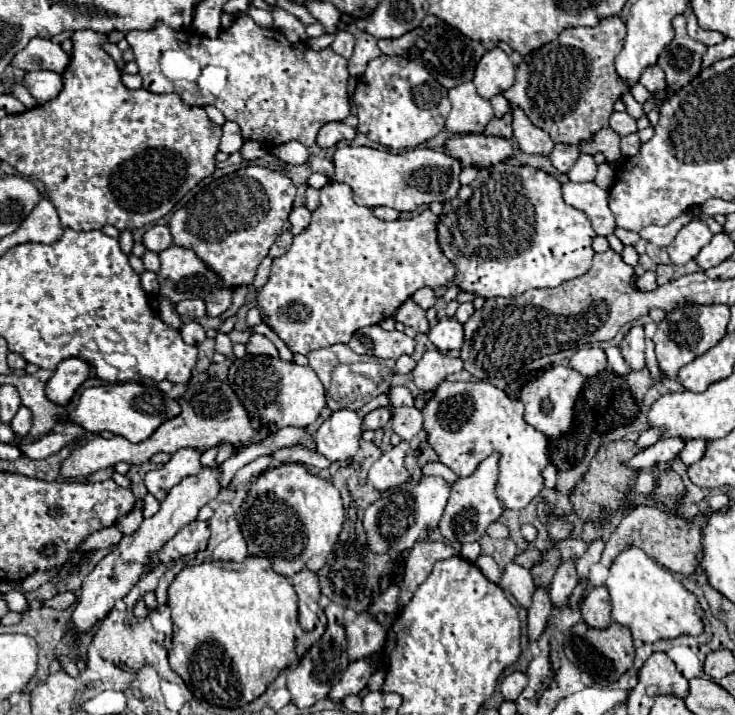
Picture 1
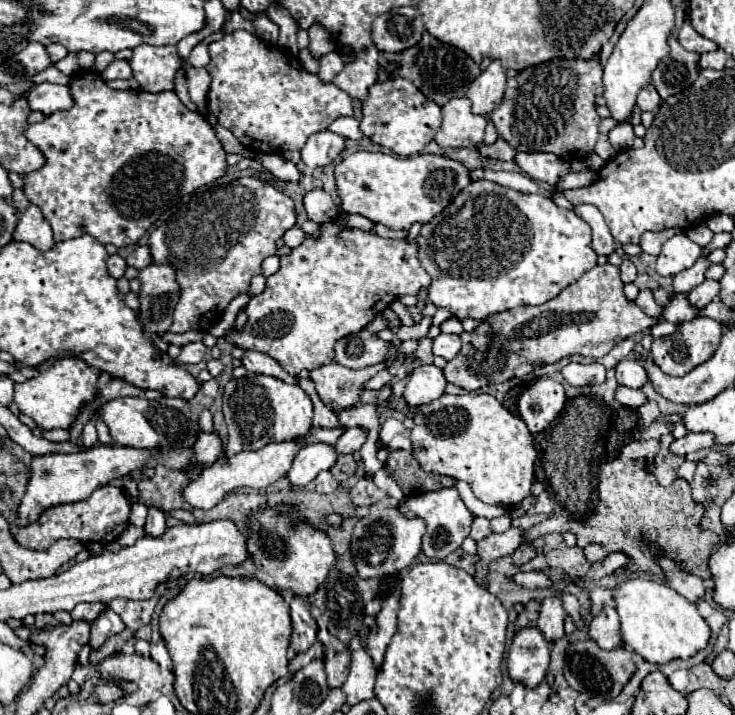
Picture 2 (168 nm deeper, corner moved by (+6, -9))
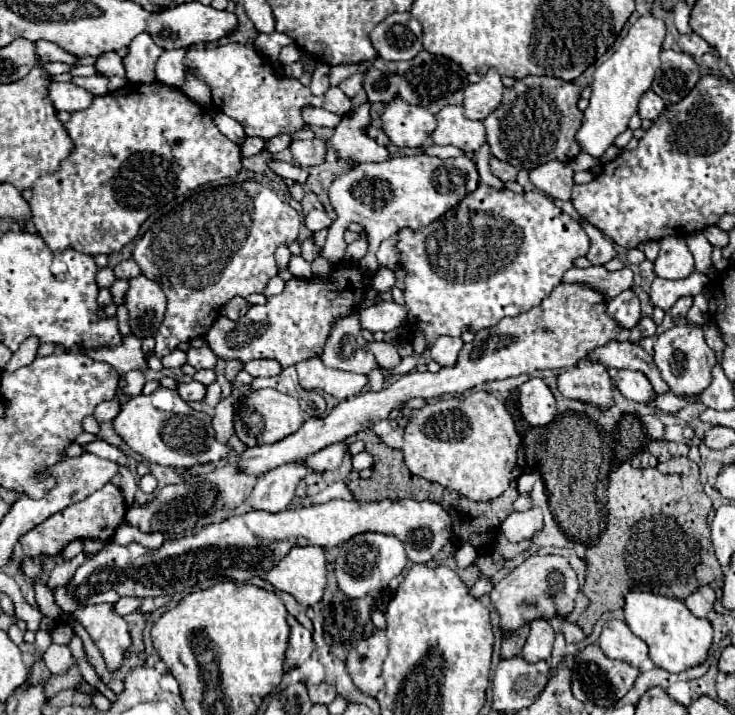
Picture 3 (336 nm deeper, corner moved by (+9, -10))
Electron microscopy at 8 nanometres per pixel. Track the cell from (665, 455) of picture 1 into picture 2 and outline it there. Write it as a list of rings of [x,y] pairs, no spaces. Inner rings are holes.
[[[690,432],[688,436],[674,440],[670,446],[670,452],[686,456],[686,454],[692,454],[700,448],[714,448],[714,446],[716,446],[716,442],[714,442],[712,432]]]

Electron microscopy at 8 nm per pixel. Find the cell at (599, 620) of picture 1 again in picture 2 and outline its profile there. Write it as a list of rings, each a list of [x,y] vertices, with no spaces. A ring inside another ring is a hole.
[[[606,606],[604,612],[592,620],[590,638],[596,640],[598,646],[604,650],[614,650],[618,646],[624,646],[622,634],[620,634],[618,612],[612,606]]]

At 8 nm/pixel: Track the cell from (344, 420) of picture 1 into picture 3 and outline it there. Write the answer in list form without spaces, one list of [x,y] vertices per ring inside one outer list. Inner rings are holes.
[[[291,461],[267,471],[249,497],[251,507],[269,513],[279,513],[287,509],[291,499],[295,497],[299,481],[303,481],[309,471],[311,469],[305,465],[305,461]]]

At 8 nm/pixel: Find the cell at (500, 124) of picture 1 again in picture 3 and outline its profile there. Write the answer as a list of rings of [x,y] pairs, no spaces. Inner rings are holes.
[[[489,157],[489,165],[491,165],[491,173],[495,177],[499,177],[501,181],[515,181],[515,175],[517,175],[517,169],[505,161],[499,161],[497,157]]]

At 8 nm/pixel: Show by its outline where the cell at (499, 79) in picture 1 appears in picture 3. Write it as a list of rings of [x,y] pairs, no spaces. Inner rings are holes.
[[[489,69],[487,75],[481,77],[479,83],[473,83],[465,91],[465,117],[467,119],[485,119],[491,115],[501,103],[503,83],[497,69]]]

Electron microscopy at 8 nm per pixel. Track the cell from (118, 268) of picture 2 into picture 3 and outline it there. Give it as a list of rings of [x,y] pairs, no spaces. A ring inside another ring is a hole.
[[[103,267],[103,269],[99,269],[99,273],[97,273],[97,283],[99,283],[99,287],[111,287],[115,279],[117,279],[117,277],[115,277],[115,273],[113,273],[111,267]]]

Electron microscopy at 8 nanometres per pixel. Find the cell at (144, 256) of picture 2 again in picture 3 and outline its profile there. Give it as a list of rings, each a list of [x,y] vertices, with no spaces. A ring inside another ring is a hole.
[[[127,259],[127,261],[121,261],[117,267],[115,267],[115,275],[117,279],[133,279],[141,273],[139,265],[135,263],[135,259]]]

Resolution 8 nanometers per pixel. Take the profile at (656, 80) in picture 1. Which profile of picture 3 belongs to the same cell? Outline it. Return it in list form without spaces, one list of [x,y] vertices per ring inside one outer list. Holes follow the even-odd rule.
[[[647,91],[647,93],[641,97],[641,101],[639,101],[639,115],[641,115],[643,119],[655,121],[663,109],[665,109],[663,99],[661,99],[659,95],[655,95],[653,91]]]

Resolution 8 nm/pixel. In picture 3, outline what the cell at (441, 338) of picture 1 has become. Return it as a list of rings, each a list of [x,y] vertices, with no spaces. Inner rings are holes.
[[[439,337],[431,347],[431,359],[435,359],[441,367],[455,365],[461,347],[463,347],[461,337]]]

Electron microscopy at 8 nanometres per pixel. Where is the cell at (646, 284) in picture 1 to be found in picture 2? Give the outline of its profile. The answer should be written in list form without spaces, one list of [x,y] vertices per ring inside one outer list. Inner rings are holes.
[[[640,290],[638,298],[636,298],[636,304],[640,306],[640,310],[642,310],[642,312],[650,314],[652,318],[656,318],[656,316],[660,314],[660,306],[654,302],[654,296],[652,296],[652,292],[650,292],[650,290]]]

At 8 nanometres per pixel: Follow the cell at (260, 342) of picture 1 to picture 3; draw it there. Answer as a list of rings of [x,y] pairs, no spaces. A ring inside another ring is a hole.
[[[253,359],[247,361],[243,369],[253,377],[273,377],[281,373],[281,365],[273,359]]]

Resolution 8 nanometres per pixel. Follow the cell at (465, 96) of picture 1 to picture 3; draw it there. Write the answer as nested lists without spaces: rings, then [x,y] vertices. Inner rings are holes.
[[[443,107],[437,113],[437,129],[433,131],[435,145],[455,145],[463,151],[477,151],[485,143],[485,125],[463,115],[463,107]]]

